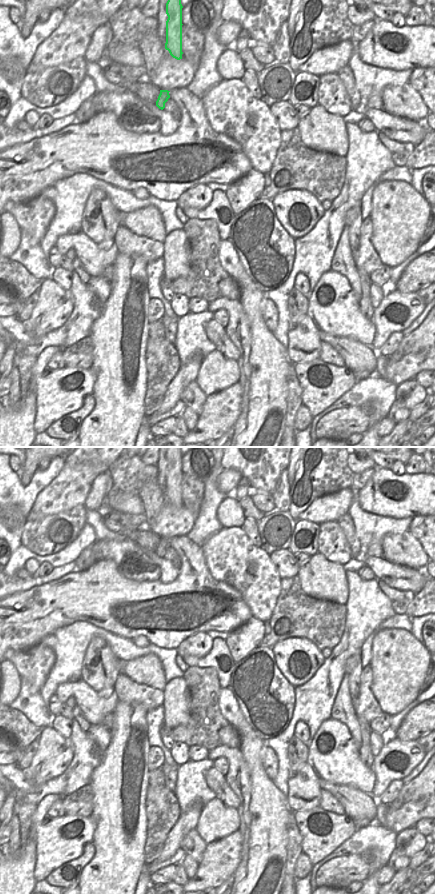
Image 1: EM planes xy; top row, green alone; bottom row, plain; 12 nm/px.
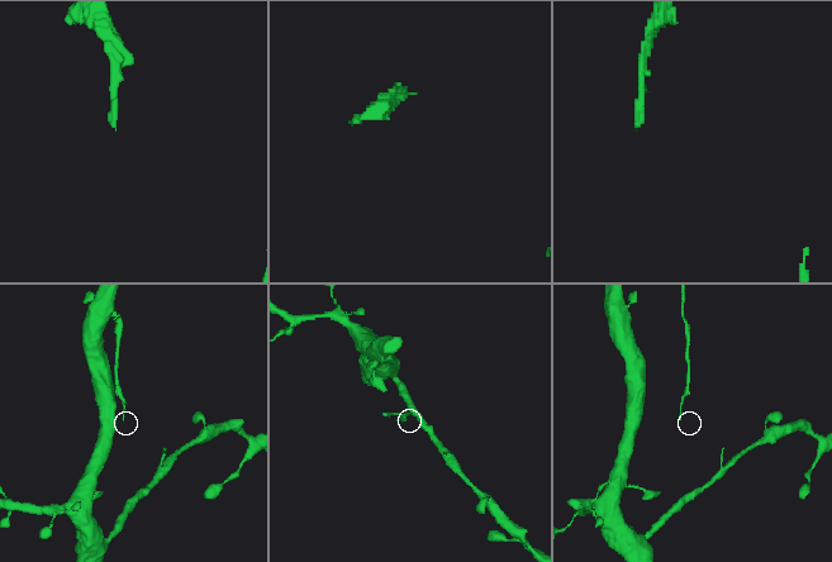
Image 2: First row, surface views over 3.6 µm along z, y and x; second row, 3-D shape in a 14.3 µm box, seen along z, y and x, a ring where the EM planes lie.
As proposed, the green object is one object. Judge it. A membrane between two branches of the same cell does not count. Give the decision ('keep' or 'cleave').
cleave

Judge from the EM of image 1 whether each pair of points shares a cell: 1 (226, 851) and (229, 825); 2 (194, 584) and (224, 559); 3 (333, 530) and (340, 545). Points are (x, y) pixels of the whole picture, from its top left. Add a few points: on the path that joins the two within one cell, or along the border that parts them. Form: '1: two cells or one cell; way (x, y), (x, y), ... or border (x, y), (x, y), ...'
1: two cells; border (238, 829), (211, 841), (207, 845)
2: two cells; border (201, 550), (209, 573), (229, 585)
3: one cell; way (333, 534), (333, 538), (336, 541)

